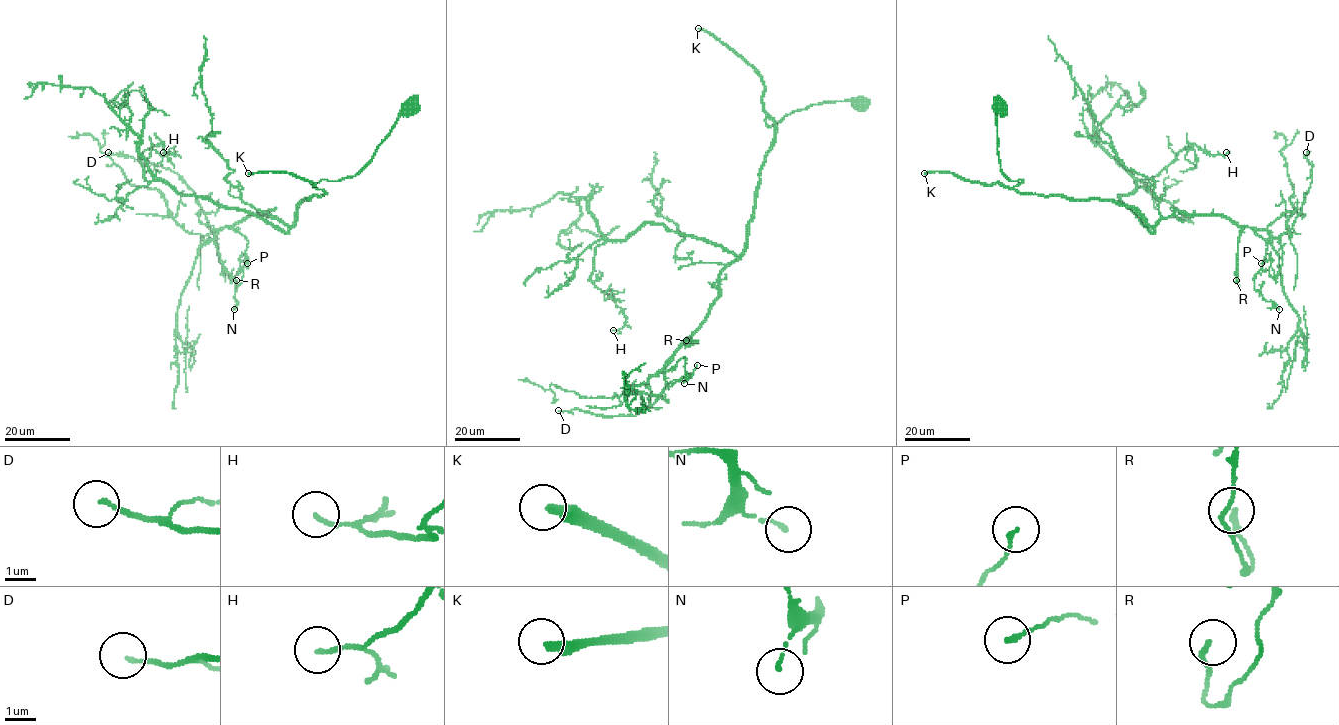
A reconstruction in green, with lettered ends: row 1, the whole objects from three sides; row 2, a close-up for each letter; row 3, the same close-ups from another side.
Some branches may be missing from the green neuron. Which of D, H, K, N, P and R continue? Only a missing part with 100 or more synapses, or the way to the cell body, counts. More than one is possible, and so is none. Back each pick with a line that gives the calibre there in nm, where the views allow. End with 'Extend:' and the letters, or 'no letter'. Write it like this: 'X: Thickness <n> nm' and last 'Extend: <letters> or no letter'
K: Thickness 320 nm
Extend: K

